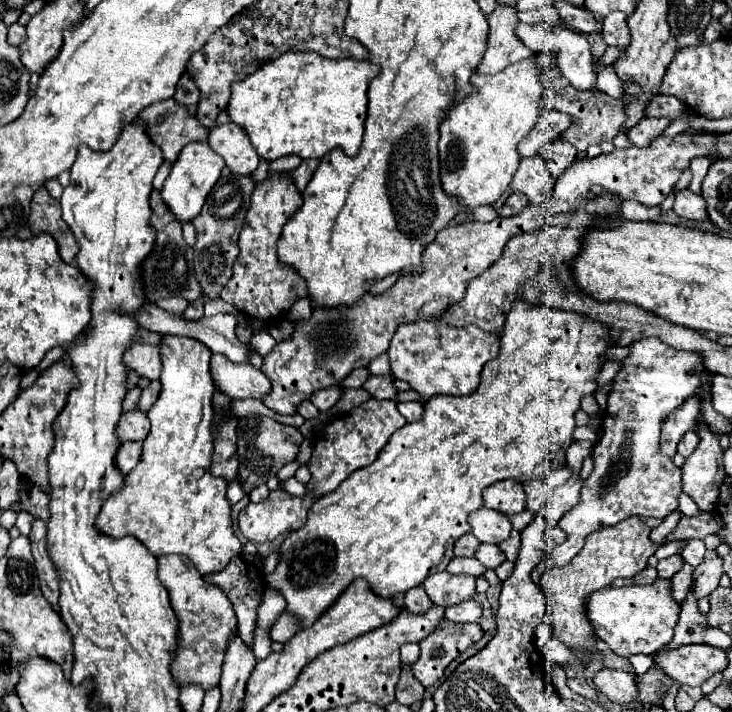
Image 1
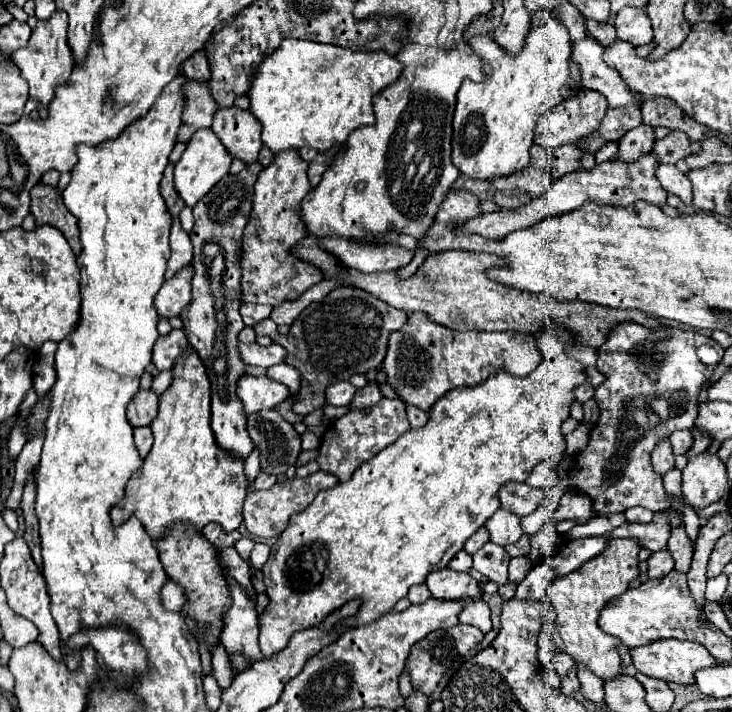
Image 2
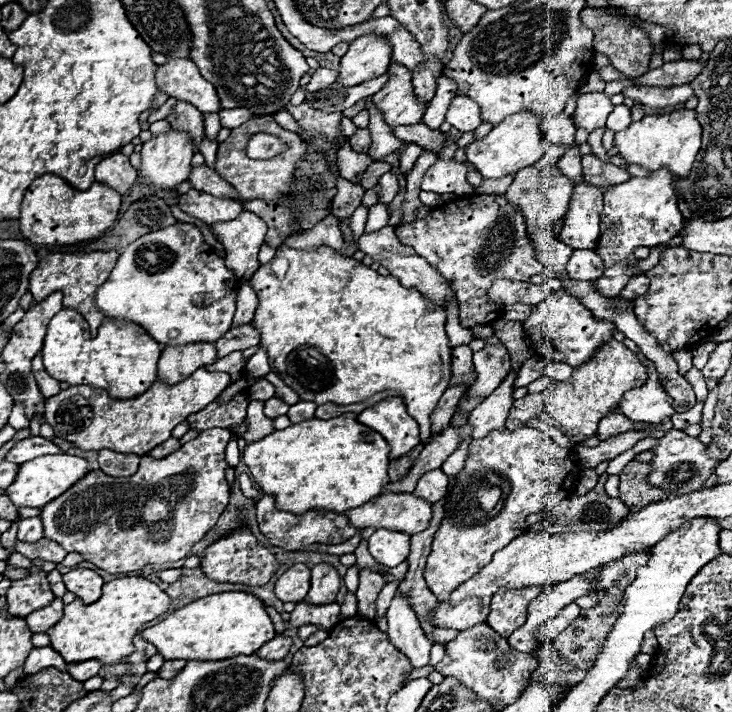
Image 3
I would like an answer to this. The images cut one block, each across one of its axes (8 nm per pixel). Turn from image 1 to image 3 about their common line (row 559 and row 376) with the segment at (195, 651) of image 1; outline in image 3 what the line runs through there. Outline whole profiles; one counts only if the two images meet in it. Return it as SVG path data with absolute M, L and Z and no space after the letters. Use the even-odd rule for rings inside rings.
M192 342L184 346L166 346L158 360L158 378L166 384L176 384L188 374L216 362L214 342Z

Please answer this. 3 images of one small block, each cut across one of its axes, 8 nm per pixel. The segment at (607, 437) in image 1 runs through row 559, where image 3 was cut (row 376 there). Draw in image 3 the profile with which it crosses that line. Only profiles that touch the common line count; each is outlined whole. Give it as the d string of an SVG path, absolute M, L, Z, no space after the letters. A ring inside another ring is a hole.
M550 360L548 368L546 368L546 374L550 374L558 382L568 382L572 378L572 372L574 372L574 368L568 368L566 364L560 364L554 360Z

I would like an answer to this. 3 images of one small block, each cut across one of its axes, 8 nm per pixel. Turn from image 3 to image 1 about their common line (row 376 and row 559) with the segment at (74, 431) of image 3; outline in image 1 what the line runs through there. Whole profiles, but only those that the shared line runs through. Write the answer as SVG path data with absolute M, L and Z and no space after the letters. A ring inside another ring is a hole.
M162 336L160 342L160 360L162 360L162 372L160 372L160 394L154 406L148 410L150 418L150 434L142 444L140 462L136 468L132 468L126 478L124 486L112 494L98 518L96 528L100 534L110 538L122 538L122 536L134 536L138 538L156 558L166 554L180 554L186 556L196 570L206 576L212 572L224 570L224 566L230 562L232 556L242 552L242 542L232 532L232 506L226 500L226 488L228 484L222 478L212 478L208 472L210 460L212 460L212 396L214 396L214 384L210 376L210 356L212 352L208 346L194 338L186 336Z

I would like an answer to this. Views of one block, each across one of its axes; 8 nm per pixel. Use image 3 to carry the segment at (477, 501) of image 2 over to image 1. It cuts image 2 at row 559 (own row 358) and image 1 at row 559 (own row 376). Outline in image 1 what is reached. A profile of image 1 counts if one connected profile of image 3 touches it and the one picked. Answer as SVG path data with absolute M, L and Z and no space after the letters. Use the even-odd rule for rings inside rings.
M514 300L512 308L510 308L510 312L506 316L504 330L500 332L500 354L494 360L486 362L486 366L482 370L482 382L476 388L476 392L470 394L470 396L434 396L428 402L424 402L422 420L418 420L416 424L404 424L388 440L388 444L378 454L374 464L352 472L334 492L324 494L322 498L318 498L312 504L310 512L308 512L308 522L300 530L290 532L290 536L284 540L284 544L280 548L280 564L276 566L274 574L266 576L266 582L268 582L270 588L276 588L276 590L280 590L284 594L284 598L288 602L286 610L296 614L296 616L300 616L302 628L308 628L342 594L342 590L346 590L348 584L358 576L364 576L378 596L394 598L400 592L406 592L410 588L420 586L430 574L442 572L448 566L448 562L452 560L452 556L454 556L452 554L454 542L460 536L470 532L468 530L468 516L474 510L482 508L482 490L486 486L490 486L494 482L500 482L500 480L506 480L506 478L512 478L512 480L518 480L518 482L544 478L546 474L550 474L550 472L554 472L554 470L564 466L564 462L566 462L566 442L568 442L568 446L572 444L572 432L576 428L574 414L580 410L582 398L588 396L588 394L594 394L598 390L596 374L600 372L602 364L606 362L606 350L612 348L612 346L616 346L616 340L610 336L610 328L604 322L592 320L592 318L576 314L576 312L564 312L564 310L556 310L556 308L542 306L542 304L528 304L524 300Z

